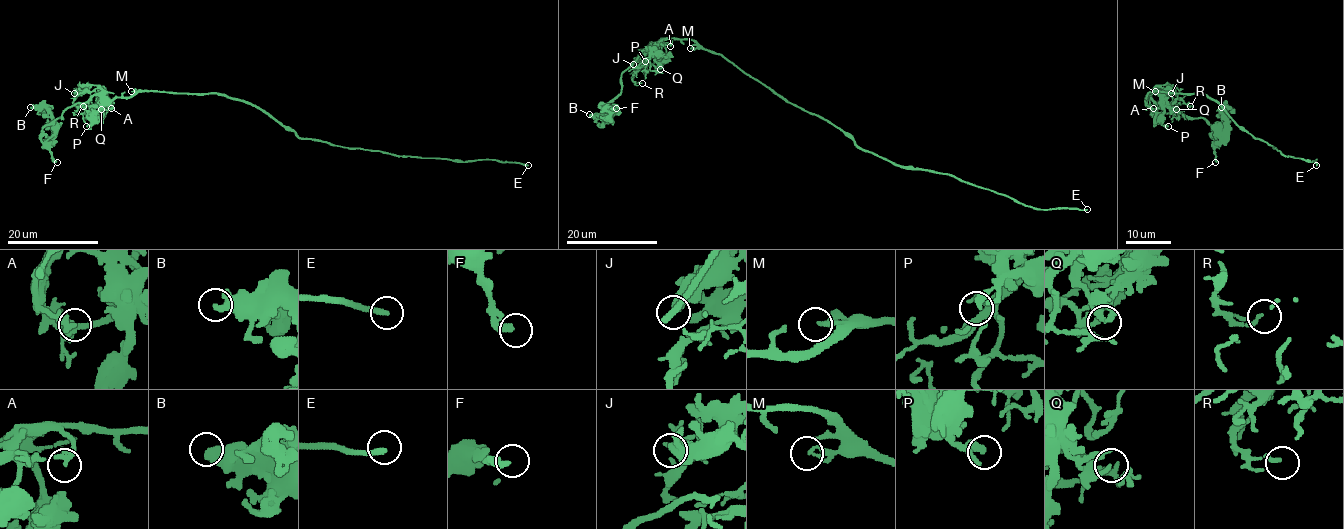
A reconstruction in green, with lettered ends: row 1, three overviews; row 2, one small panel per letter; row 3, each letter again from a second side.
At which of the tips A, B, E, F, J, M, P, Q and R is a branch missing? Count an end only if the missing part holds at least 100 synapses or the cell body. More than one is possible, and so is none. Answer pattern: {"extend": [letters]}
{"extend": ["E"]}

